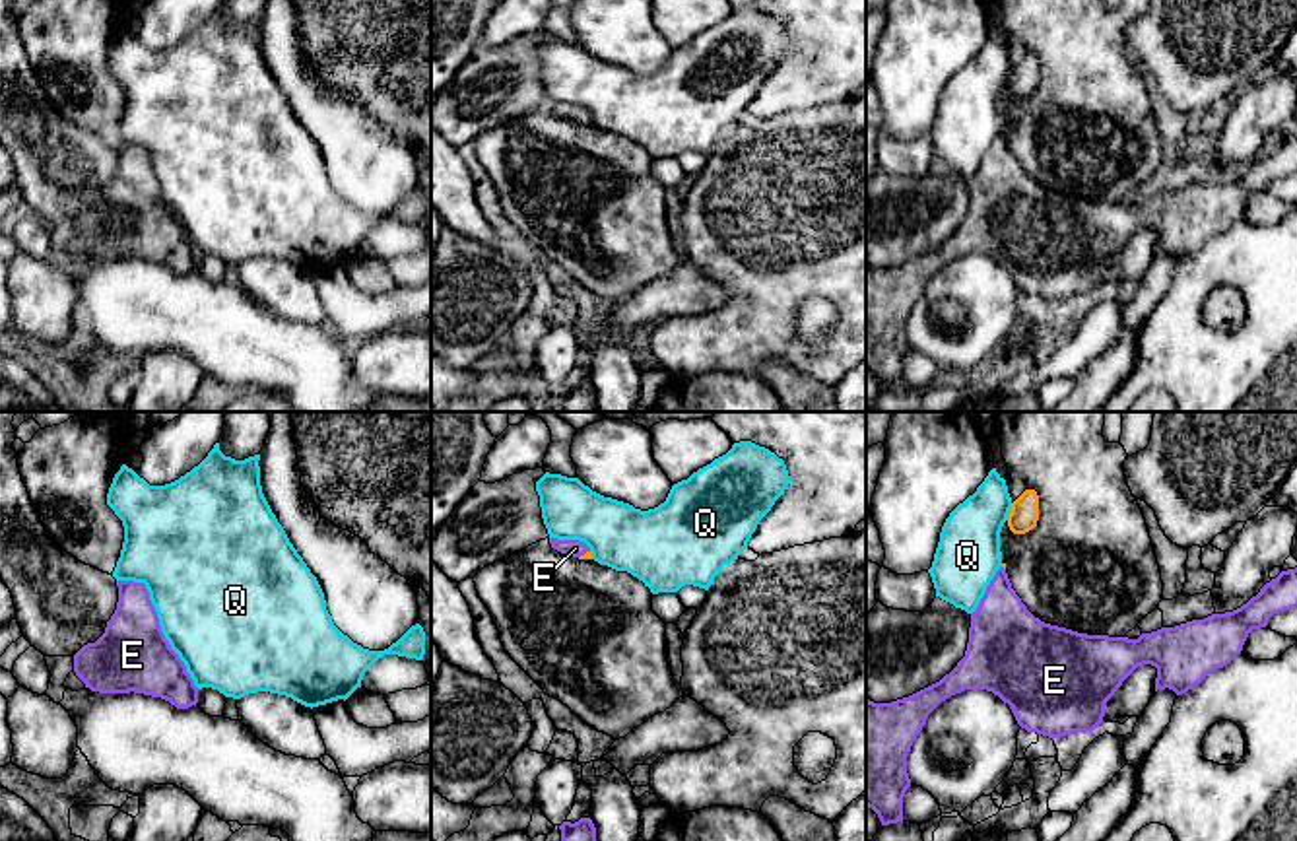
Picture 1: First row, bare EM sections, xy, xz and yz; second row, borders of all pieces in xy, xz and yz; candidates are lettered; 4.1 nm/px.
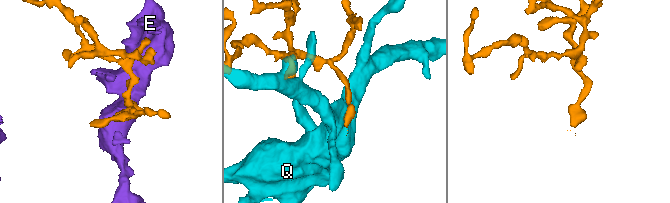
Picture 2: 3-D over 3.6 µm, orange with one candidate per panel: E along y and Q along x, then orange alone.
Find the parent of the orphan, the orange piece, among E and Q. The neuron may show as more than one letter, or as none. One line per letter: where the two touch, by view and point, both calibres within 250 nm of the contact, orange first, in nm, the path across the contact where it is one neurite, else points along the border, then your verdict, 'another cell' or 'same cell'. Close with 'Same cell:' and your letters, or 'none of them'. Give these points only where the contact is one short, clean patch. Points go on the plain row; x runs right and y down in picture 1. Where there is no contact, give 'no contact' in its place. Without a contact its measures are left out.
E: contact xz (585, 119); calibres 30 and 70 nm; way xz (589, 119), (585, 119), (575, 113); same cell
Q: contact yz (1010, 76); calibres 120 and 260 nm; another cell
Same cell: E

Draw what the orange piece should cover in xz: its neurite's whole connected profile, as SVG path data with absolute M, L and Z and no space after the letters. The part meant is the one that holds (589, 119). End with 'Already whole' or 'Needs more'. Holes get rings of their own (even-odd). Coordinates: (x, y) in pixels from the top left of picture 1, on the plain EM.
M549 103L549 109L553 115L561 118L569 118L579 124L592 124L592 117L584 107Z. Needs more

